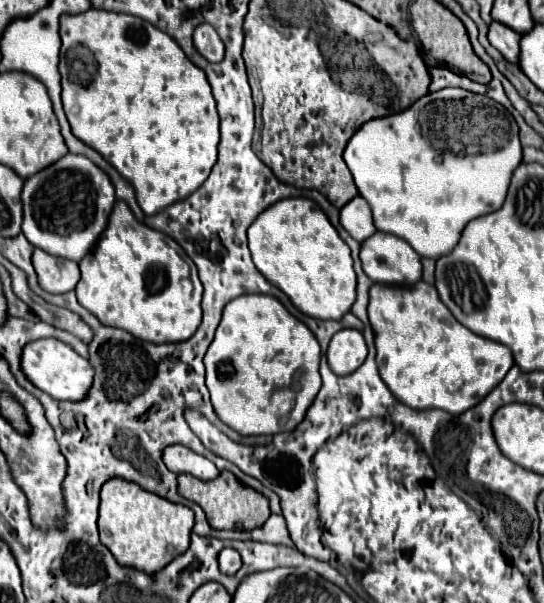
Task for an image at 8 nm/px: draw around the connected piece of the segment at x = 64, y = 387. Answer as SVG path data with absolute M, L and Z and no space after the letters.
M42 338L28 342L22 348L20 368L36 388L50 394L56 400L70 400L70 402L76 402L84 398L84 394L88 394L88 386L92 386L92 374L94 374L88 360L84 360L72 346L56 338Z

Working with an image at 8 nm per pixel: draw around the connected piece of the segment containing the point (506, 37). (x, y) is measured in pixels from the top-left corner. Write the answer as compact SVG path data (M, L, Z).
M492 22L492 24L488 26L488 40L490 40L490 44L492 44L496 50L502 52L502 56L504 56L508 62L516 64L516 56L518 56L518 52L520 52L520 48L518 48L520 34L516 34L512 28L508 28L508 26L500 24L500 22Z

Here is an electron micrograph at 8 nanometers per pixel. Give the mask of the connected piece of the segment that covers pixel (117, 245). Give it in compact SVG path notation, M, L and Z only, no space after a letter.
M118 200L114 204L108 226L102 232L94 252L84 256L82 278L76 286L76 296L78 296L78 302L86 310L90 310L98 320L102 320L106 326L124 328L136 338L142 338L154 344L188 340L202 322L202 308L200 308L202 282L198 278L196 264L182 250L182 246L178 246L174 238L138 222L124 200Z

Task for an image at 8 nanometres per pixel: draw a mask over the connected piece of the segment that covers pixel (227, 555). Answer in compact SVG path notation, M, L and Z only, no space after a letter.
M224 548L218 557L219 569L223 574L234 575L242 566L242 559L238 550Z

